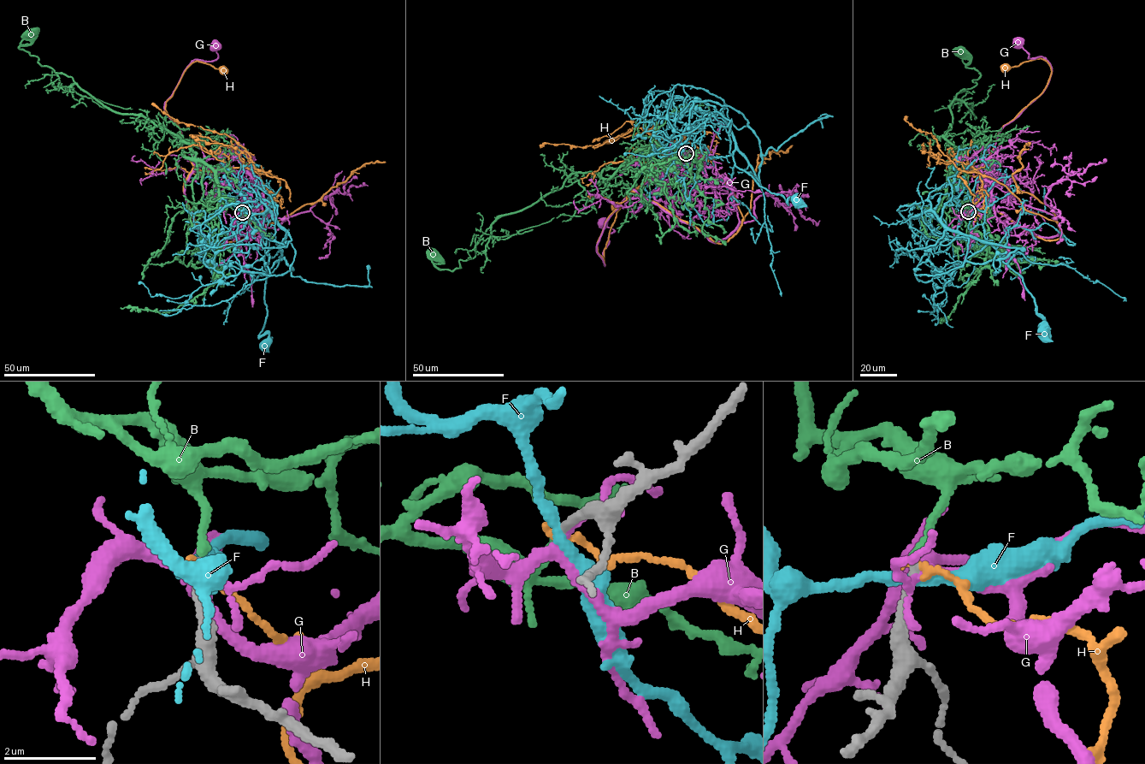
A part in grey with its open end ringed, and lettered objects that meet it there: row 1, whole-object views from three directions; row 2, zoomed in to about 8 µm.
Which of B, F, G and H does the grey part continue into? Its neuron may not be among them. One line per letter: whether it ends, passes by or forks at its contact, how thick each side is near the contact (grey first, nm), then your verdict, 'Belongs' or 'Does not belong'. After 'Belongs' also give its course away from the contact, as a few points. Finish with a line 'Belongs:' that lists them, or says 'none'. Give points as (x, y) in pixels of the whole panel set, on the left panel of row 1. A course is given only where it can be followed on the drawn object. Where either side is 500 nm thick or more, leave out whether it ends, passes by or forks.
B: It ends there. Thickness 160 nm (grey) against 170 nm. Belongs. Its course: (242, 212), (218, 198), (215, 172), (188, 144), (141, 116), (102, 104), (72, 78), (20, 50), (31, 32)
F: It passes by. Thickness 190 nm (grey) against 240 nm. Does not belong
G: It forks there. Thickness 190 nm (grey) against 180 nm. Does not belong
H: It ends there. Thickness 170 nm (grey) against 130 nm. Does not belong
Belongs: B

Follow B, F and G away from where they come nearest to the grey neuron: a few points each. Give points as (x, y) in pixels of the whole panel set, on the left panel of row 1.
B: (242, 212), (218, 198), (215, 172), (188, 144), (141, 116), (102, 104), (72, 78), (20, 50), (31, 32)
F: (242, 213), (242, 206), (267, 200), (286, 233), (265, 256), (267, 313), (260, 334), (268, 334), (265, 344)
G: (242, 213), (256, 210), (262, 189), (247, 174), (192, 162), (164, 108), (192, 61), (217, 58), (215, 47)

